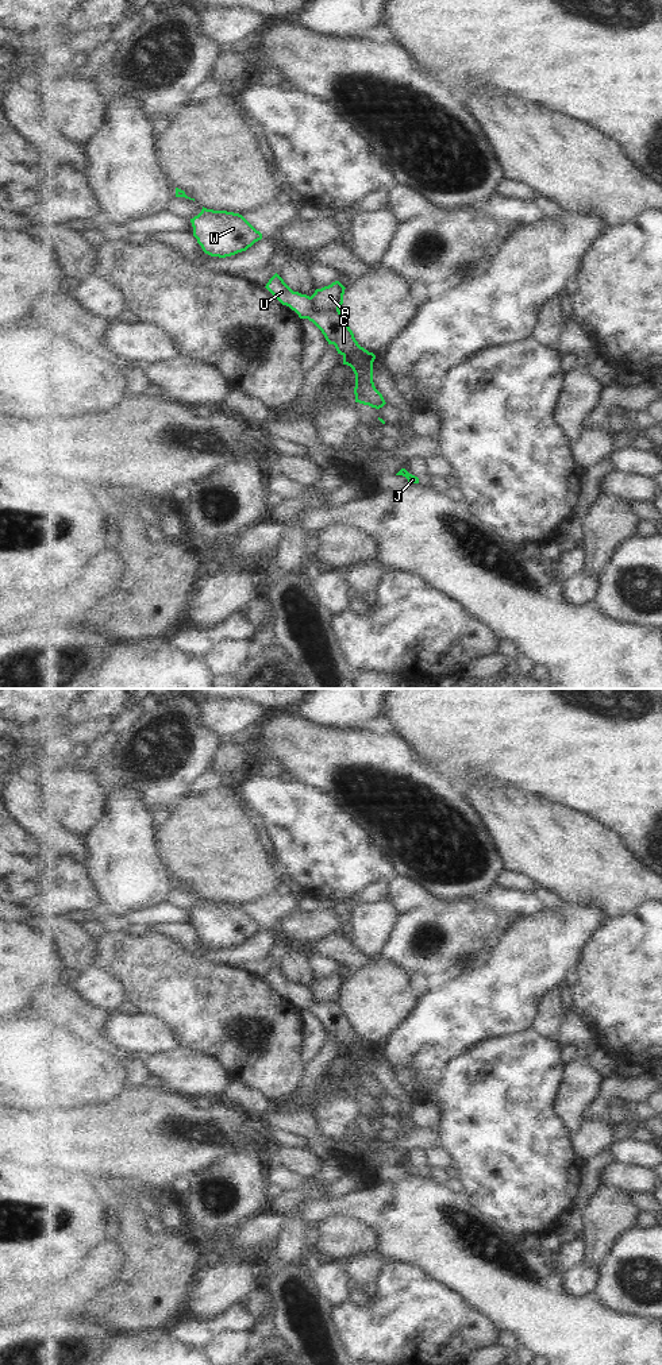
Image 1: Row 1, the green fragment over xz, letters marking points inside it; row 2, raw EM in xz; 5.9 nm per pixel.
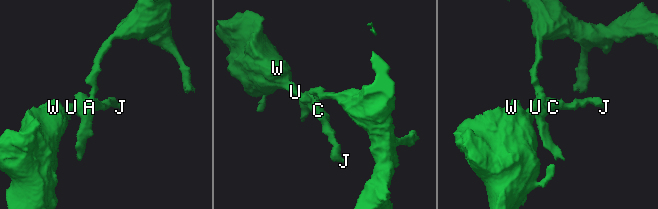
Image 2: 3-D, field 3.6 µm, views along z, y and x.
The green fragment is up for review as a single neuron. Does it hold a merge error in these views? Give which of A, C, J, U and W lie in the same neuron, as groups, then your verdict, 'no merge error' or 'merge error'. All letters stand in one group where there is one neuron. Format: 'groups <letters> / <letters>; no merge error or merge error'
groups A / C J U W; merge error

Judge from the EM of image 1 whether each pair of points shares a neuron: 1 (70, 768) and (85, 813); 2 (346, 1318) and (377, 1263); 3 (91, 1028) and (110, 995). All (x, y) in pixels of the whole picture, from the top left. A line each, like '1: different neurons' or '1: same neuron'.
1: same neuron
2: different neurons
3: different neurons

